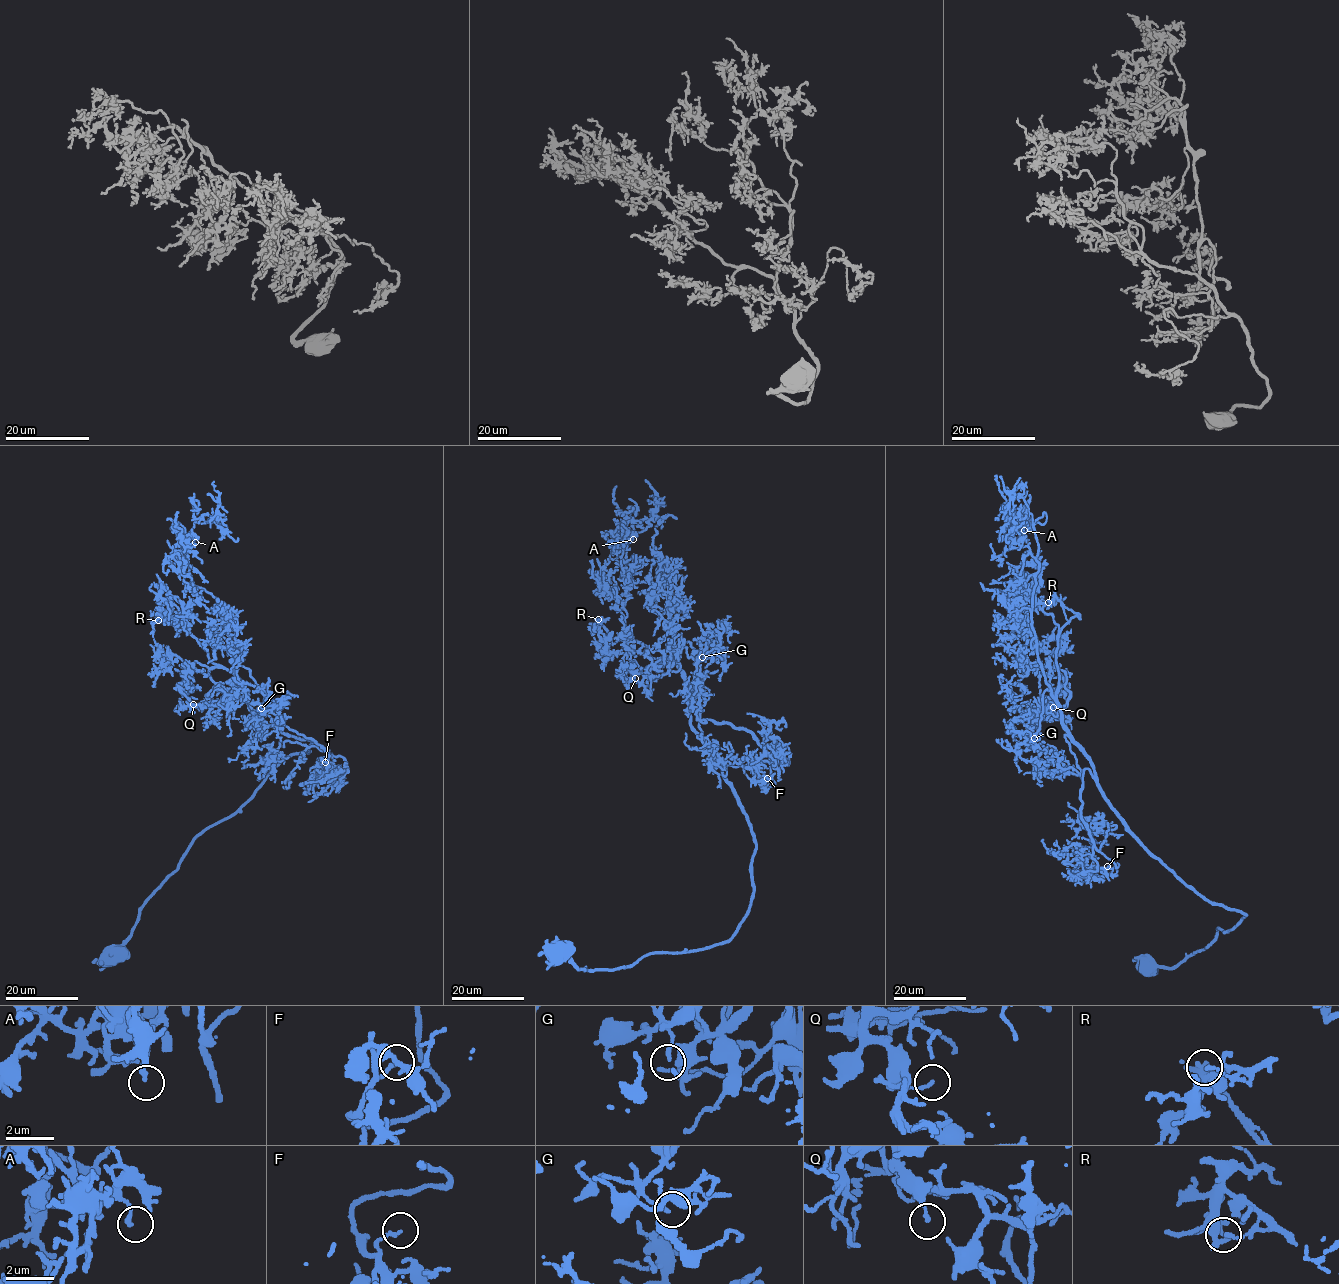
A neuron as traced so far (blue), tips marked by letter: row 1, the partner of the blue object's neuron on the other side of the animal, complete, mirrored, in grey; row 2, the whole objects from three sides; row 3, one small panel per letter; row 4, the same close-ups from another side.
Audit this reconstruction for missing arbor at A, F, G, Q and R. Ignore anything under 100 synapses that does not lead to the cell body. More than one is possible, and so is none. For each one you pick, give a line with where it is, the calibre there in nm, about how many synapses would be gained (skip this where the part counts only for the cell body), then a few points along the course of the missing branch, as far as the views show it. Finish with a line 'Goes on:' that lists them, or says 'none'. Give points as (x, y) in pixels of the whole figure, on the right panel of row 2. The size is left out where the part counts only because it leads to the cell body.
R: place (1048, 602); calibre 130 nm; 200 synapses; course (1048, 602), (1040, 603), (1033, 595), (1016, 591), (1016, 567)
Goes on: R

